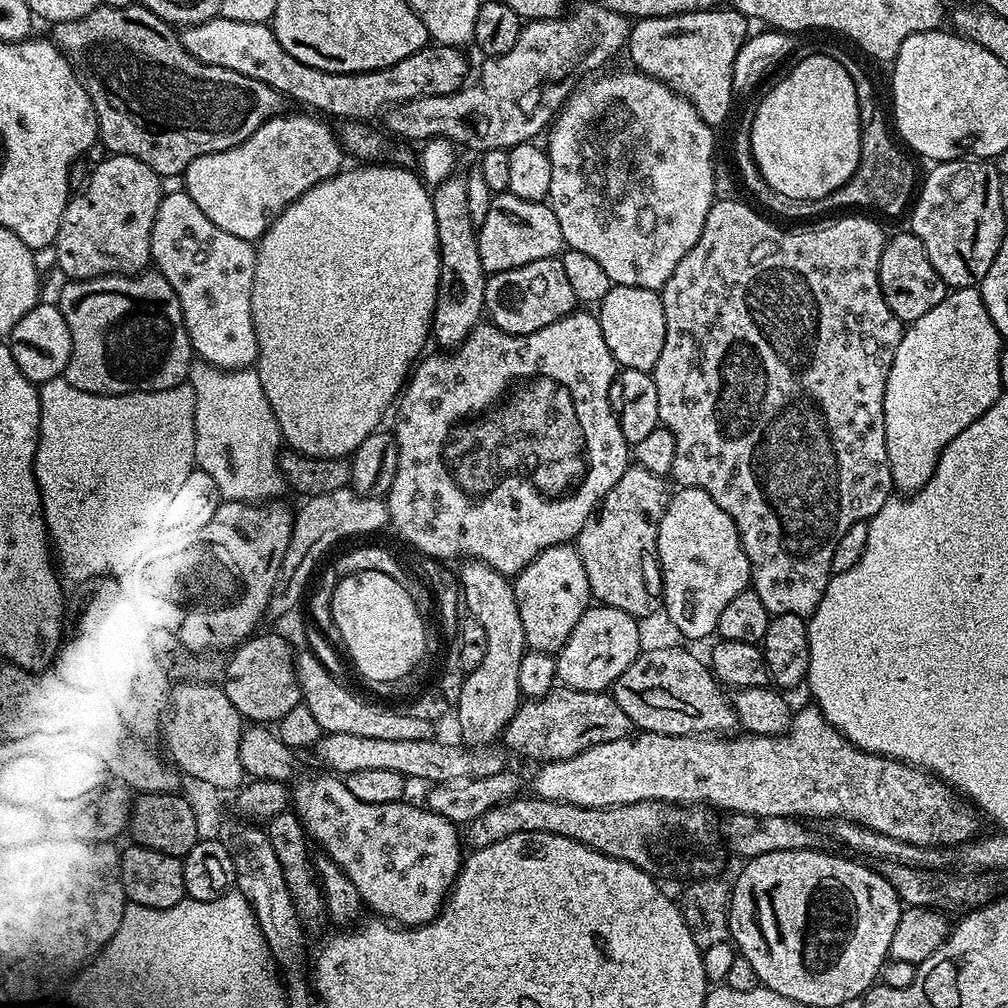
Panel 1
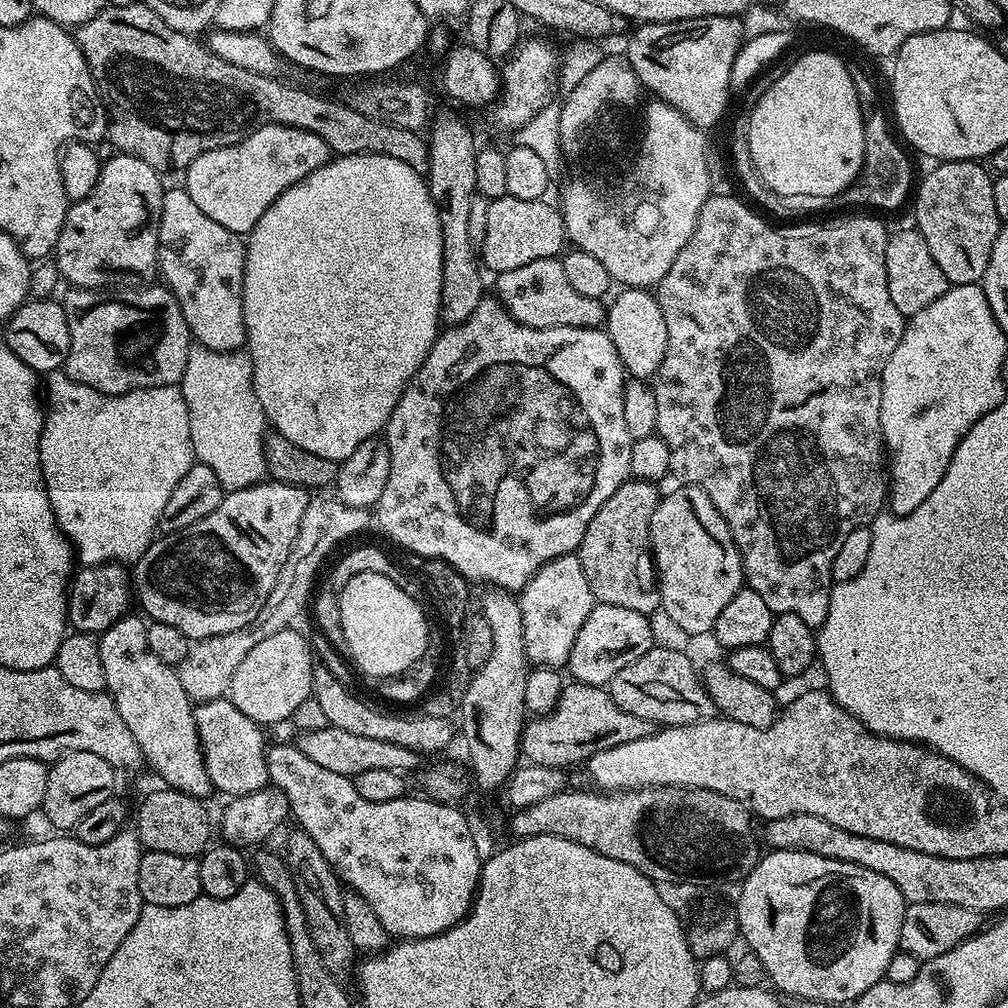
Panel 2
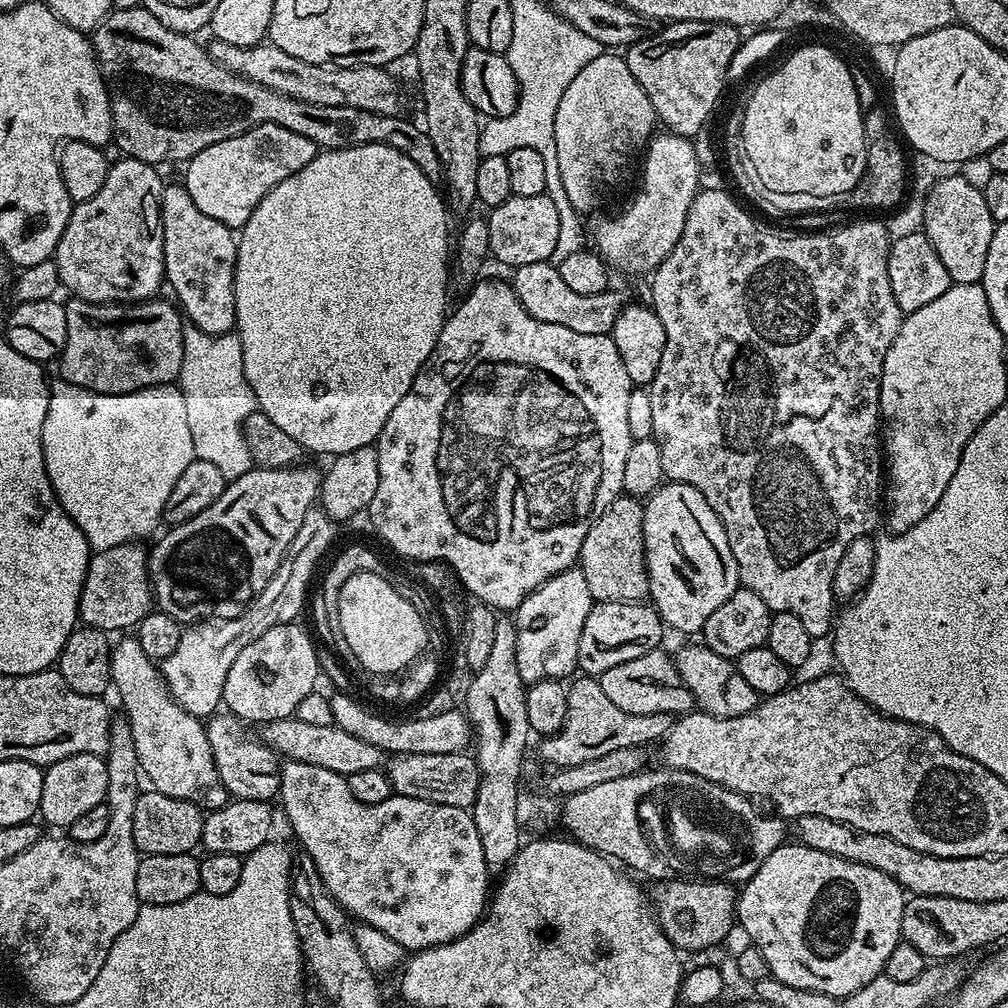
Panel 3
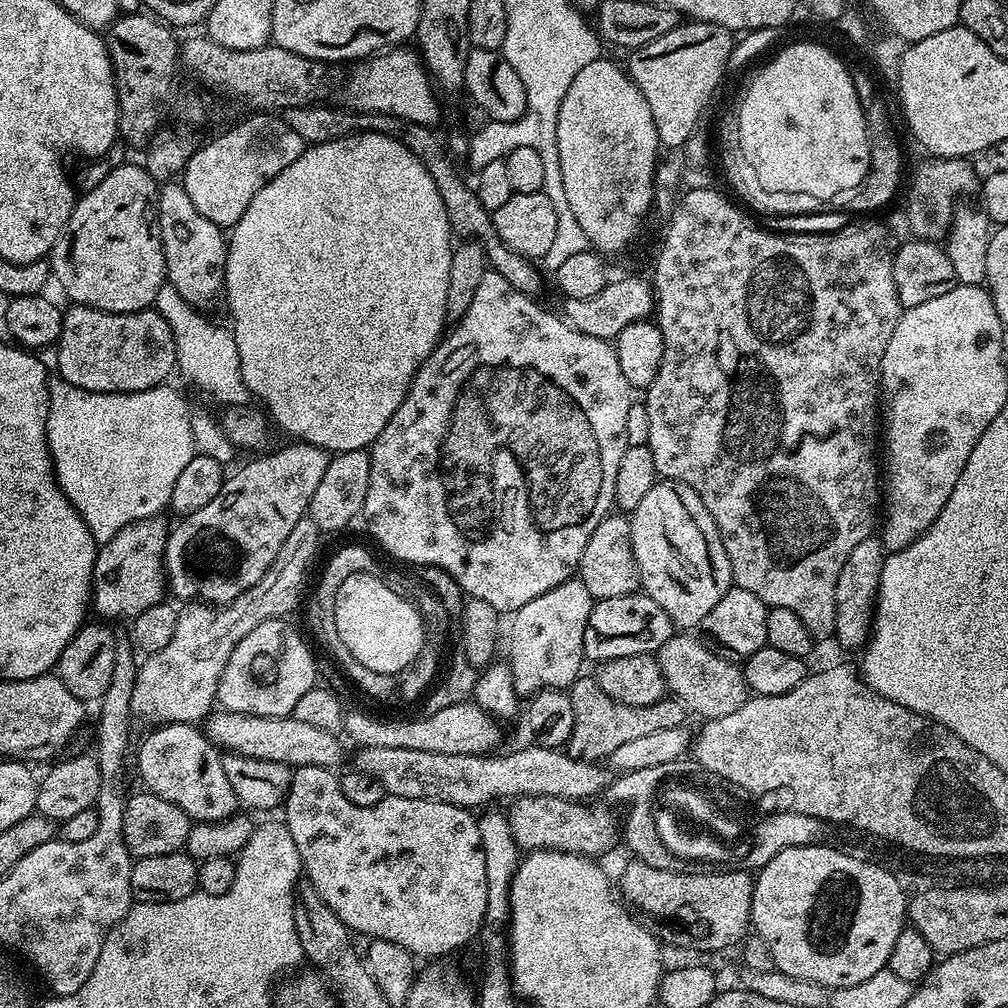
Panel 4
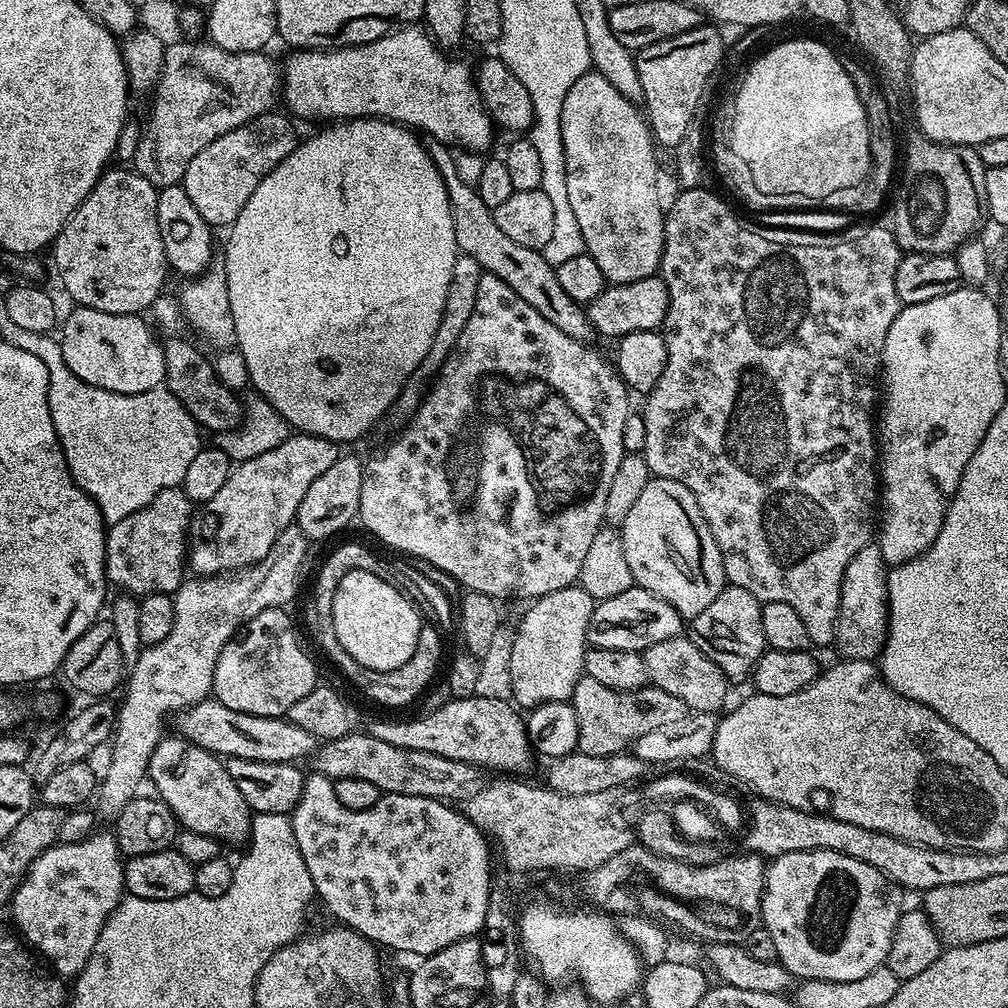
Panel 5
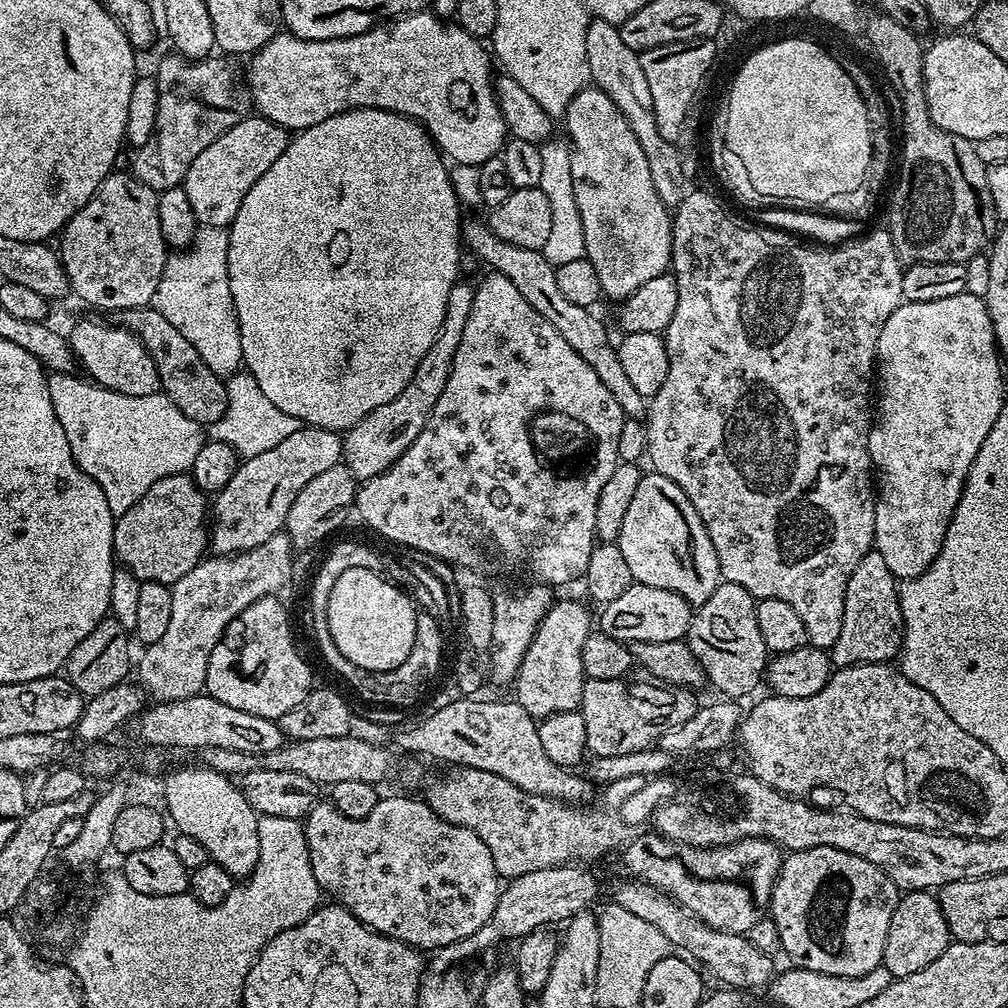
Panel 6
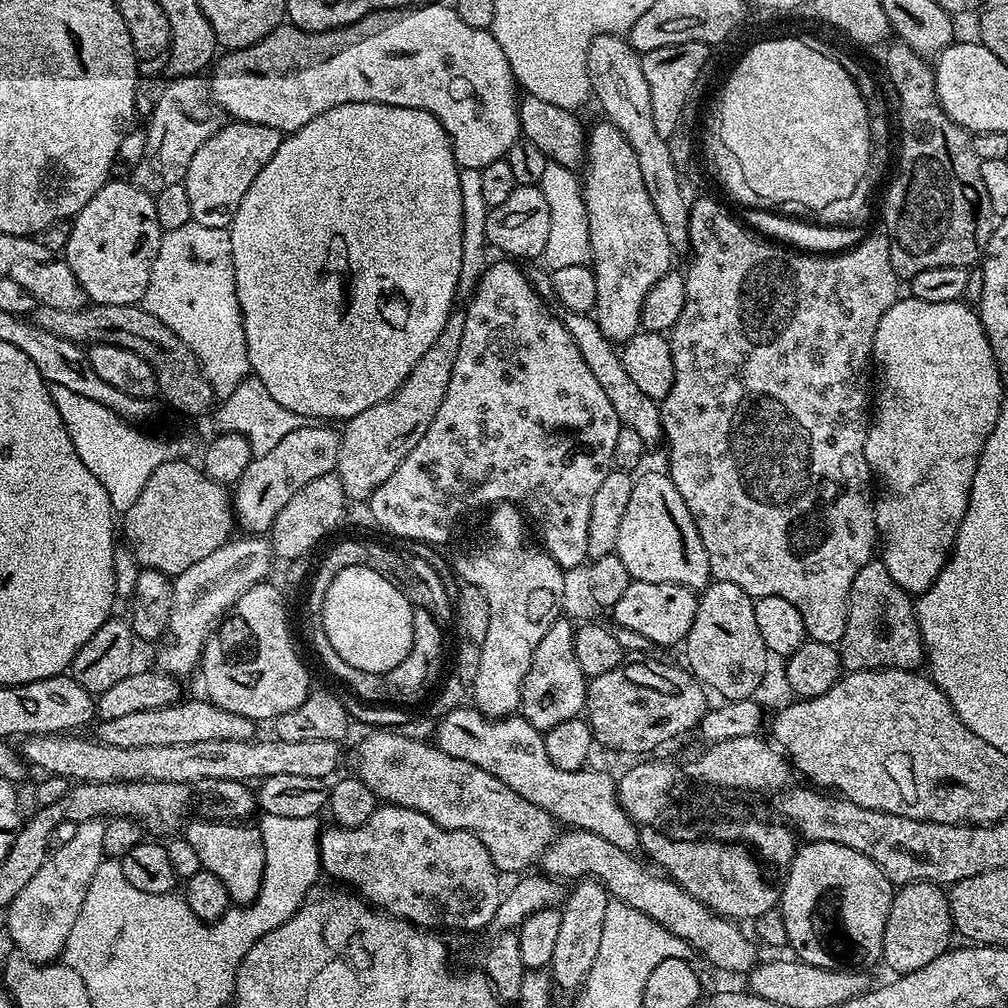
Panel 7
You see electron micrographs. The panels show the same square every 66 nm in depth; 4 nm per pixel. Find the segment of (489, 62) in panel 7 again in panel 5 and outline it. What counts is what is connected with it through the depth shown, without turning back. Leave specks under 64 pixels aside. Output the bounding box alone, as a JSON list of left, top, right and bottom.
[282,26,494,153]

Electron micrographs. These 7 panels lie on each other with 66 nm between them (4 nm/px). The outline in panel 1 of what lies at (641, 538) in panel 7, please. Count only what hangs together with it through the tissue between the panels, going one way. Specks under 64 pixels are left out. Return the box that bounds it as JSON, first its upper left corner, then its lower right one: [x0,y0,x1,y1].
[656,488,752,641]

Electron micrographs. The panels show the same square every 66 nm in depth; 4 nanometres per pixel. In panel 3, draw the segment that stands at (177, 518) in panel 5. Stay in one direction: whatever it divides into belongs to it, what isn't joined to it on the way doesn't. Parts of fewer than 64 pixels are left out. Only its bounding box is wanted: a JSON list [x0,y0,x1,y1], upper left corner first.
[78,542,154,634]

